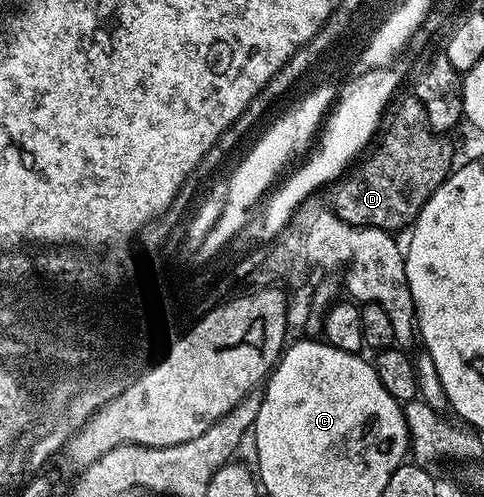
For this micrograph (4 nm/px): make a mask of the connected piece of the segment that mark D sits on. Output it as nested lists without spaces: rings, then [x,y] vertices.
[[[403,94],[395,95],[392,100],[385,107],[385,112],[382,114],[382,118],[378,124],[377,132],[374,134],[373,139],[370,141],[369,145],[362,149],[360,156],[361,159],[366,159],[367,164],[353,165],[352,171],[349,174],[343,175],[341,179],[337,181],[336,186],[338,189],[334,192],[334,204],[332,204],[332,211],[339,216],[344,222],[348,222],[352,226],[357,228],[385,228],[387,230],[395,230],[394,228],[402,228],[405,226],[413,225],[415,218],[418,216],[418,211],[424,206],[424,202],[428,202],[428,198],[436,191],[436,189],[445,182],[446,177],[450,175],[452,169],[455,167],[454,164],[454,154],[456,158],[456,148],[449,144],[447,137],[445,135],[434,132],[430,128],[430,124],[426,120],[426,115],[424,114],[424,106],[420,106],[417,96],[413,94],[407,94],[407,96],[402,96]]]

